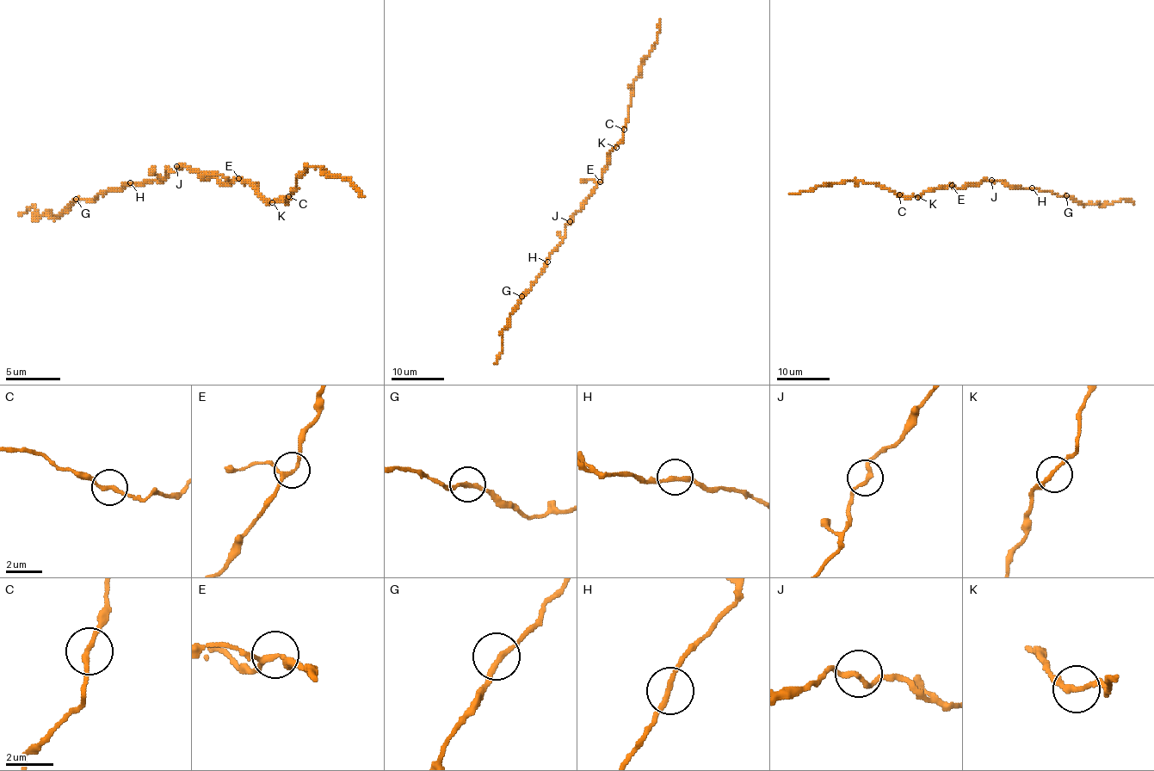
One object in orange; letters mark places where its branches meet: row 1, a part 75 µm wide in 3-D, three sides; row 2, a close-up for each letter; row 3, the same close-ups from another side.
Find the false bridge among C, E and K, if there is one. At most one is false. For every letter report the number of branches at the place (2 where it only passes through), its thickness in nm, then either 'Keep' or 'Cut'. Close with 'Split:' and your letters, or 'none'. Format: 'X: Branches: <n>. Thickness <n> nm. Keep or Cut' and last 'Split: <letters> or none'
C: Branches: 2. Thickness 200 nm. Keep
E: Branches: 3. Thickness 180 nm. Cut
K: Branches: 2. Thickness 200 nm. Keep
Split: E

